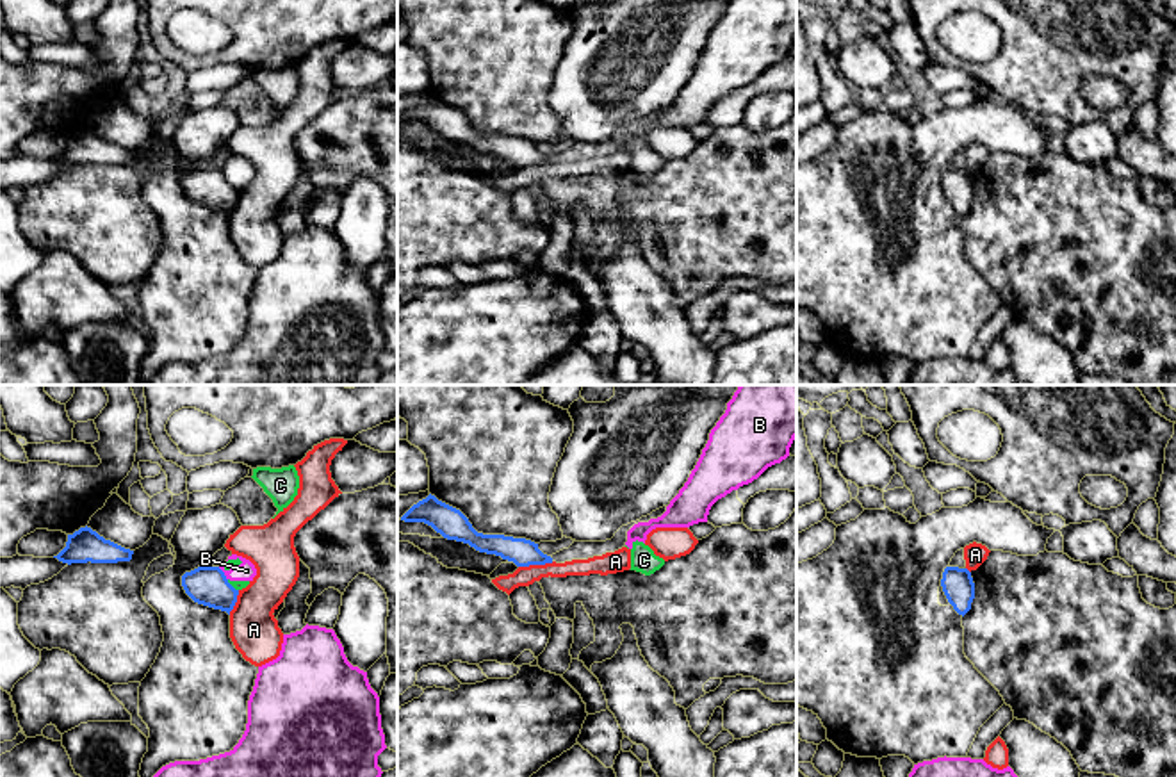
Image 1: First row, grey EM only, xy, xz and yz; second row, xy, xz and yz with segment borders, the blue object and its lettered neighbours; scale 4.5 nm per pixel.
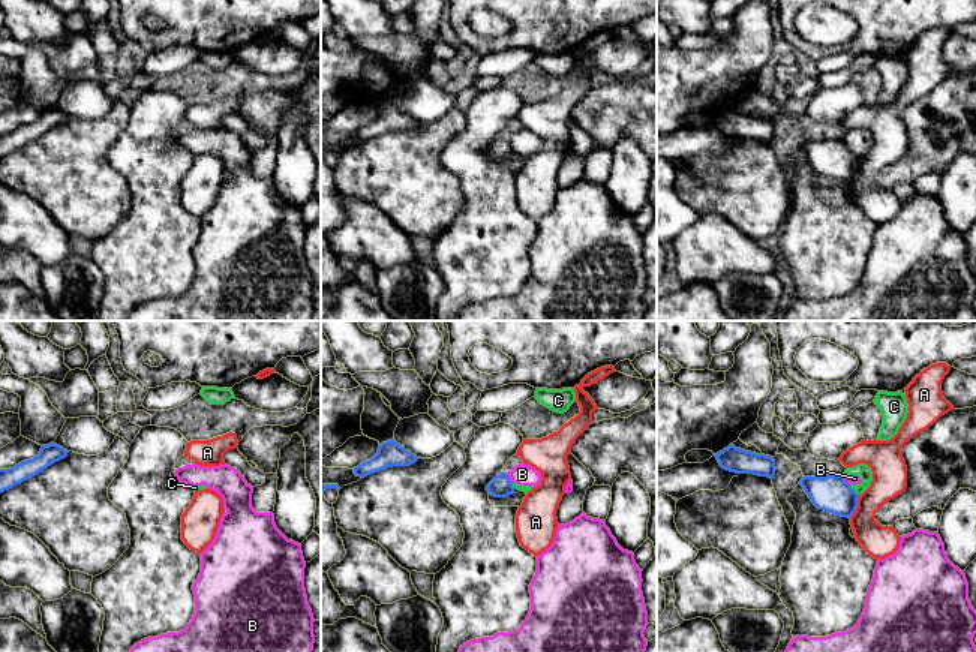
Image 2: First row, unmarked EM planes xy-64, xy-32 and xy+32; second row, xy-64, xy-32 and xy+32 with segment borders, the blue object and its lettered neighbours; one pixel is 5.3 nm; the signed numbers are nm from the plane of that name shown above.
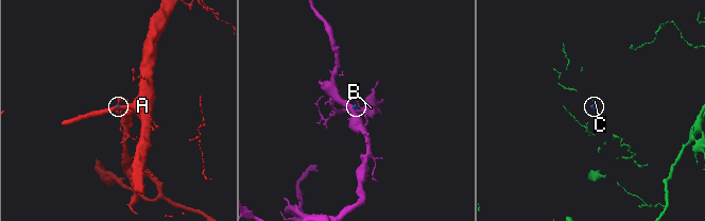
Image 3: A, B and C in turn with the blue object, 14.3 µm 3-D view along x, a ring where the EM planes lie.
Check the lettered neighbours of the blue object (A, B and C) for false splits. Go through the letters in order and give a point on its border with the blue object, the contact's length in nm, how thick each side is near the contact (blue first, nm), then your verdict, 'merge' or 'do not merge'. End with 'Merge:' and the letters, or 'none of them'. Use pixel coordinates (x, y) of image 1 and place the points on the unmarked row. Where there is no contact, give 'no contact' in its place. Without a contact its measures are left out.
A: contact xz (535, 164); length 160 nm; calibres 120 and 90 nm; do not merge
B: contact xy (223, 175); length 80 nm; calibres 180 and 90 nm; do not merge
C: contact xy (230, 186); length 80 nm; calibres 180 and 50 nm; do not merge
Merge: none of them

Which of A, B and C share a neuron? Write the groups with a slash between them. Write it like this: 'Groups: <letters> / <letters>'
Groups: A / B C

